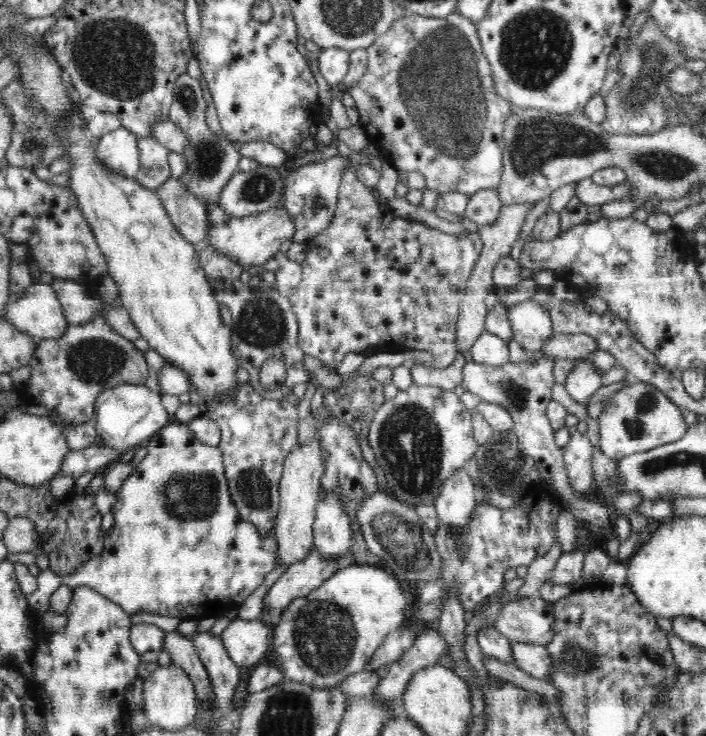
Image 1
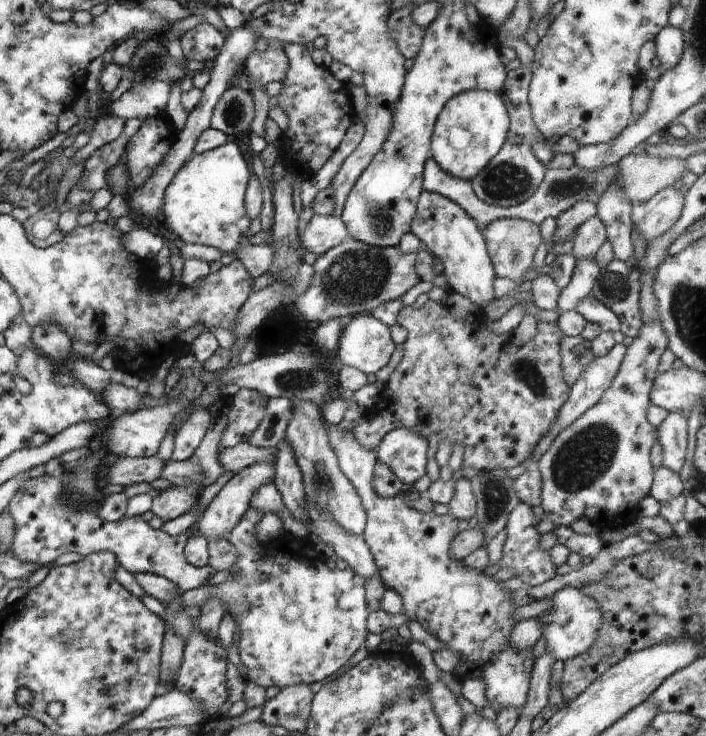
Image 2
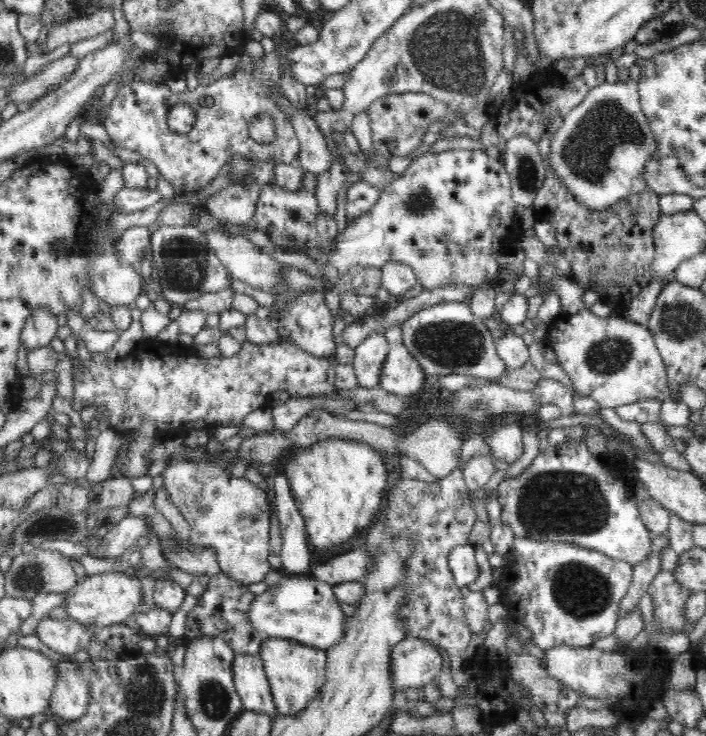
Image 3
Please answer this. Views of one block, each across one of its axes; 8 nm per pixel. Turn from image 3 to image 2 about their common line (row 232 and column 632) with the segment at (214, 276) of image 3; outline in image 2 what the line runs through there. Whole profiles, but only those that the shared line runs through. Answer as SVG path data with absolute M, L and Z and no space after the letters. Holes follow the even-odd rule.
M645 152L627 154L615 165L610 165L600 170L586 170L576 166L576 164L567 169L548 168L541 185L528 200L511 207L495 207L482 202L474 194L471 181L463 181L444 172L430 154L425 162L422 184L424 191L441 194L451 201L458 203L479 226L485 226L503 218L529 220L539 226L545 218L557 219L566 209L569 209L581 200L587 200L596 205L599 198L612 184L619 185L624 191L626 198L632 204L634 204L635 200L643 203L658 191L673 187L678 180L682 180L682 176L688 171L690 170L686 159L677 159L675 157L661 159Z

